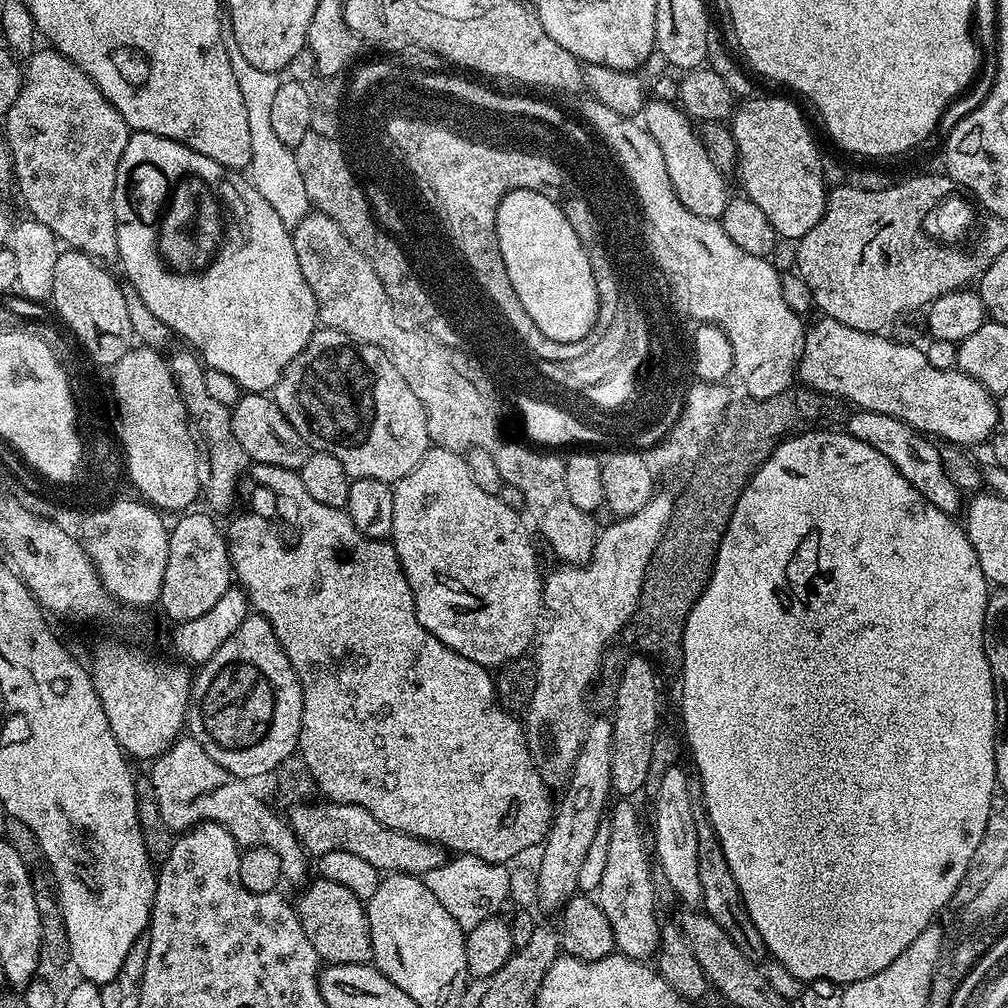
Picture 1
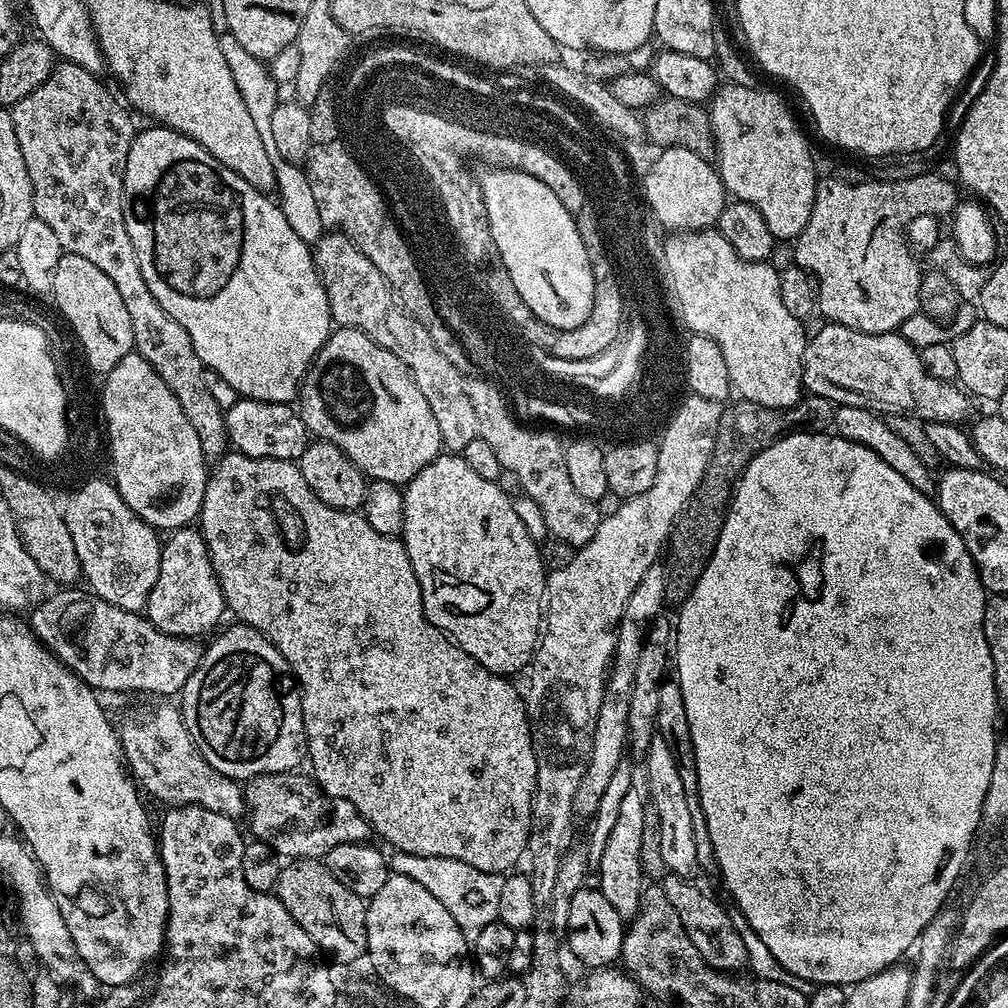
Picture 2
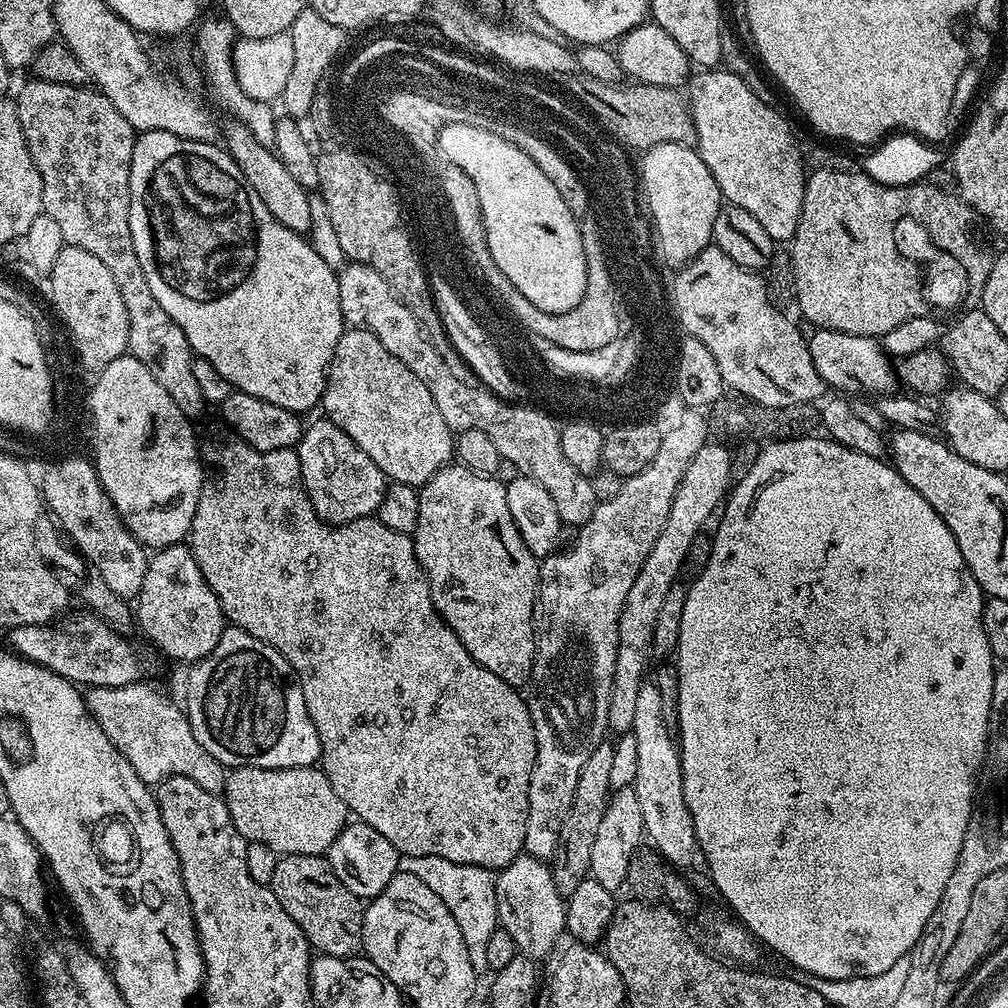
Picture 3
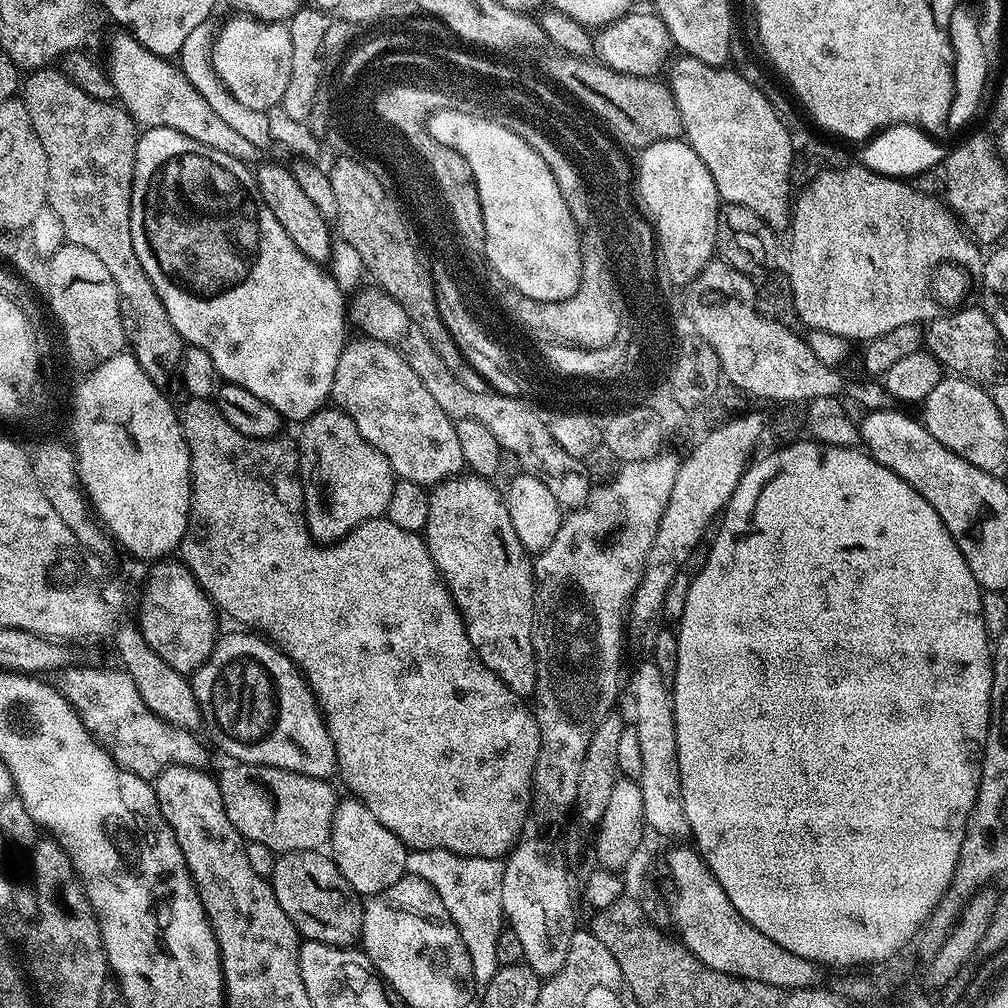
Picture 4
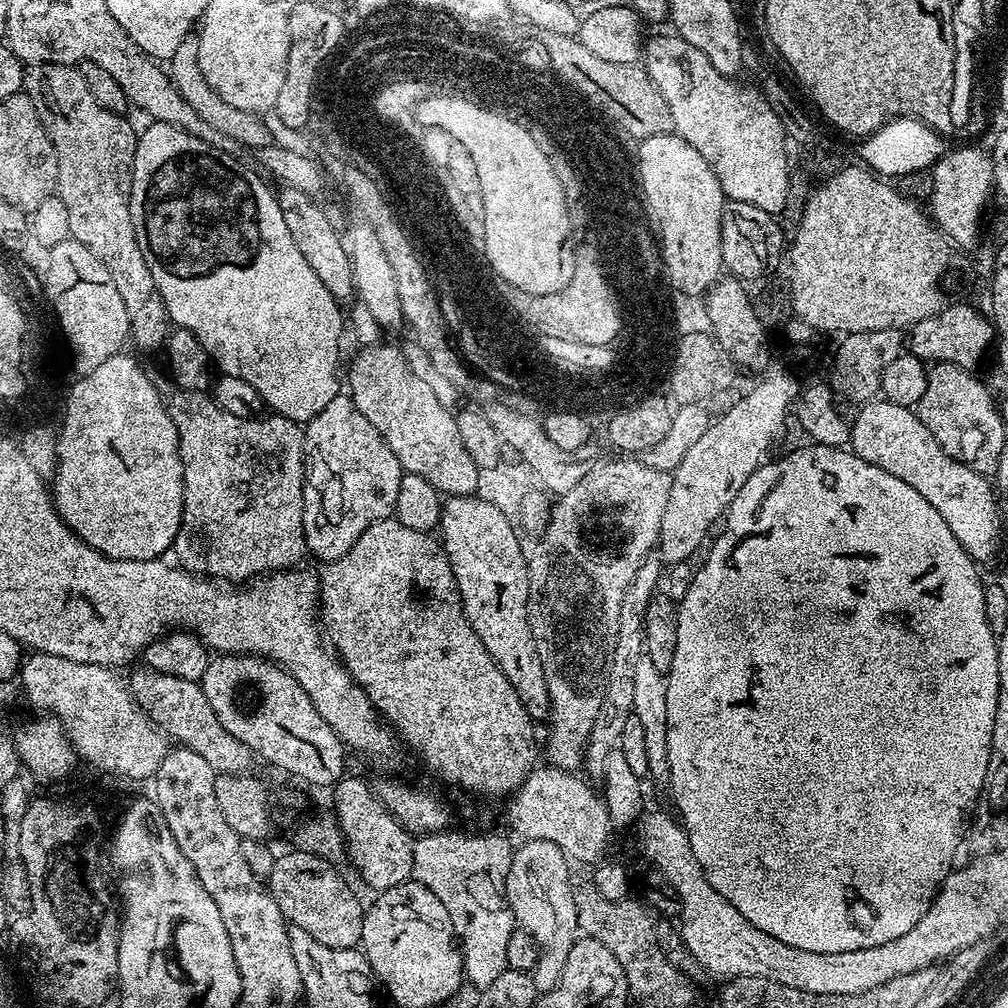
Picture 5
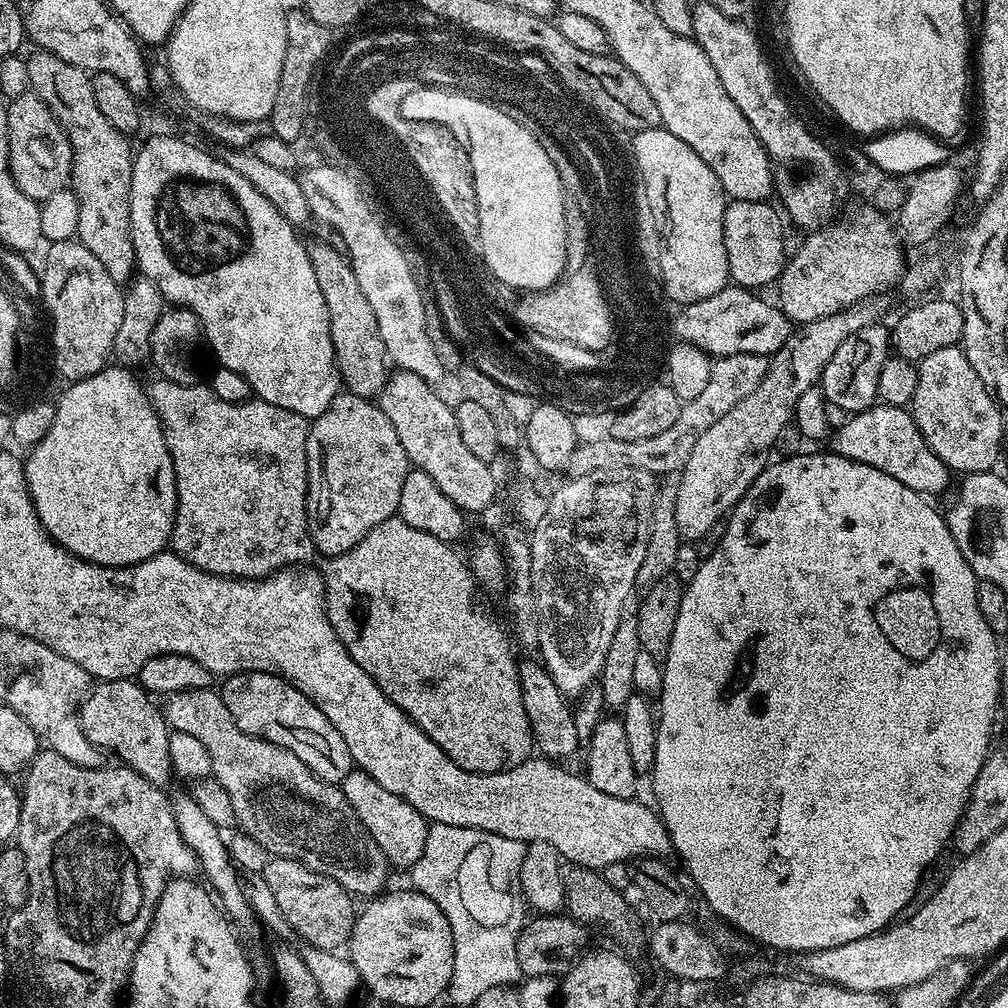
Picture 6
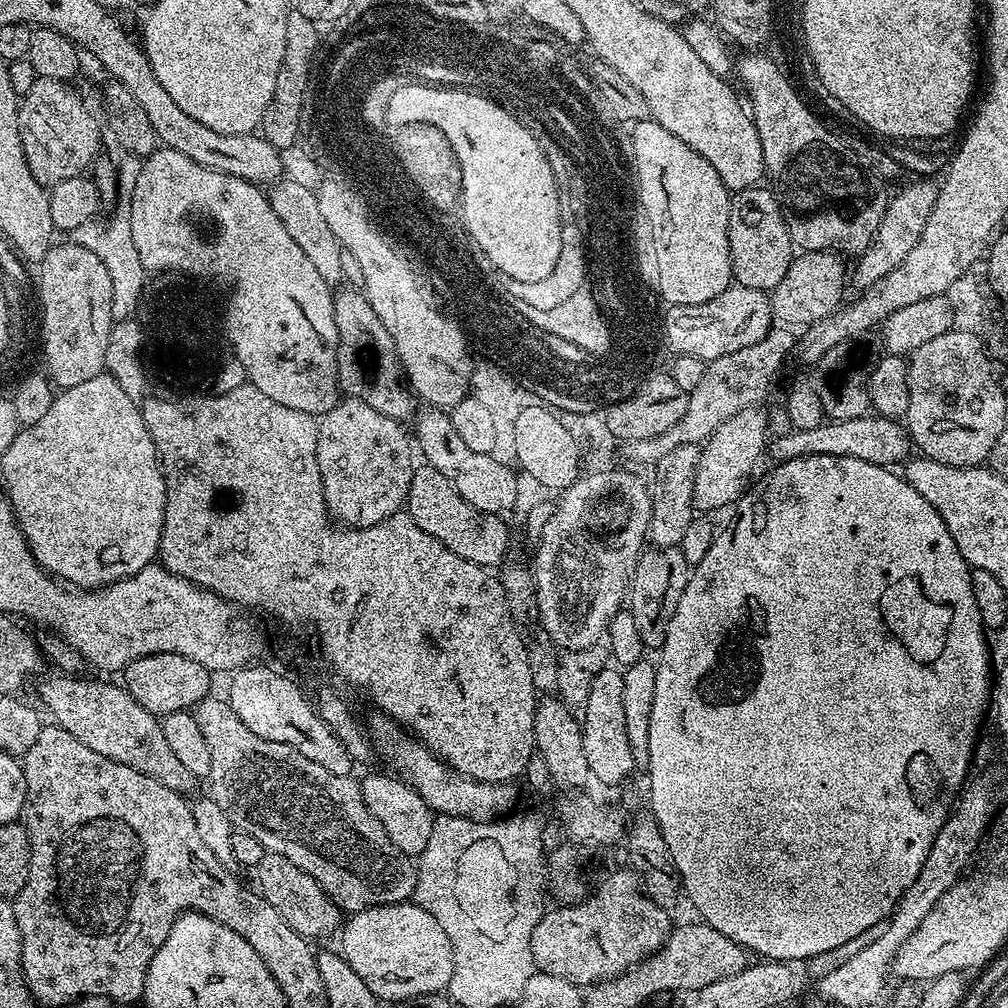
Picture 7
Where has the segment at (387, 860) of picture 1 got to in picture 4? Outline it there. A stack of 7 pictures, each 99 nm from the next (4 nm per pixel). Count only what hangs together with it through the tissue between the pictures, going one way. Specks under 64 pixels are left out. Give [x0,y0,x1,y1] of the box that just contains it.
[218,762,338,854]

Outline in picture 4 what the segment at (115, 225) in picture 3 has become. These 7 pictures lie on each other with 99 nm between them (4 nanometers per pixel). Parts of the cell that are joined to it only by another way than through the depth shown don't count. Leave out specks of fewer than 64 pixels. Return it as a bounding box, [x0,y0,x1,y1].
[22,66,186,385]

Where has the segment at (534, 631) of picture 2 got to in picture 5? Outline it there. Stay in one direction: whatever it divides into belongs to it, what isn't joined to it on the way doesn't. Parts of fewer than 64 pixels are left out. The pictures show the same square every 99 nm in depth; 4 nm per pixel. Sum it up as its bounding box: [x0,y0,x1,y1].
[438,494,552,722]

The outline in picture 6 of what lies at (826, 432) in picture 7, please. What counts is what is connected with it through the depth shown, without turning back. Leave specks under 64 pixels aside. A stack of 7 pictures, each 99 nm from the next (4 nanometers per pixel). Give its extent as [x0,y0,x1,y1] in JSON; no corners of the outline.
[830,402,950,494]

